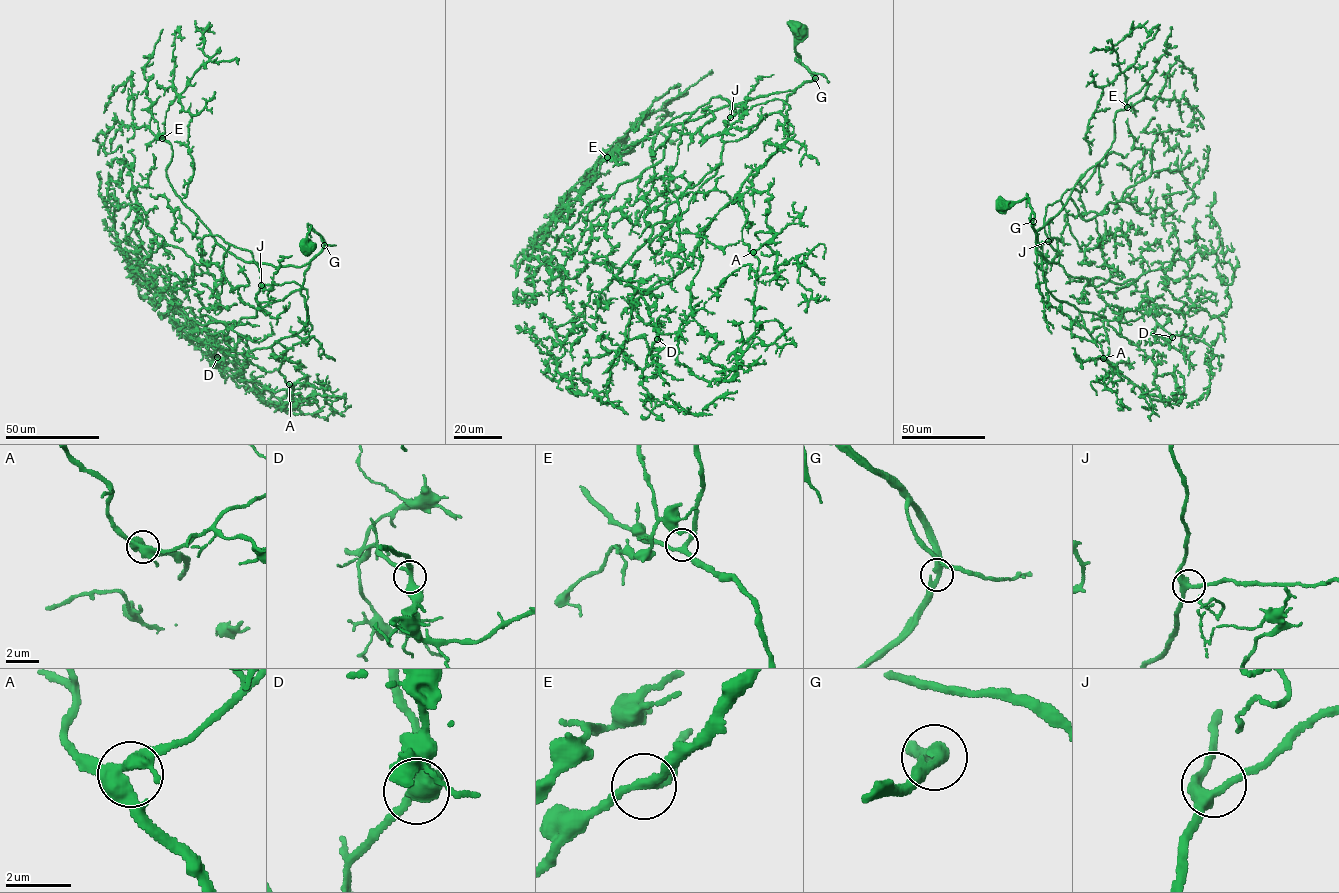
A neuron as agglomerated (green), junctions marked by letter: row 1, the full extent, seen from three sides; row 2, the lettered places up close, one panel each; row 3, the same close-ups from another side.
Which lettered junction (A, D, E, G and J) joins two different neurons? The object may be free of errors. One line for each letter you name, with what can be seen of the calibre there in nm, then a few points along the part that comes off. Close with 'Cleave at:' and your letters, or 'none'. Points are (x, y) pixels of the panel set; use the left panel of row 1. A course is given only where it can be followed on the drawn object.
Cleave at: none

